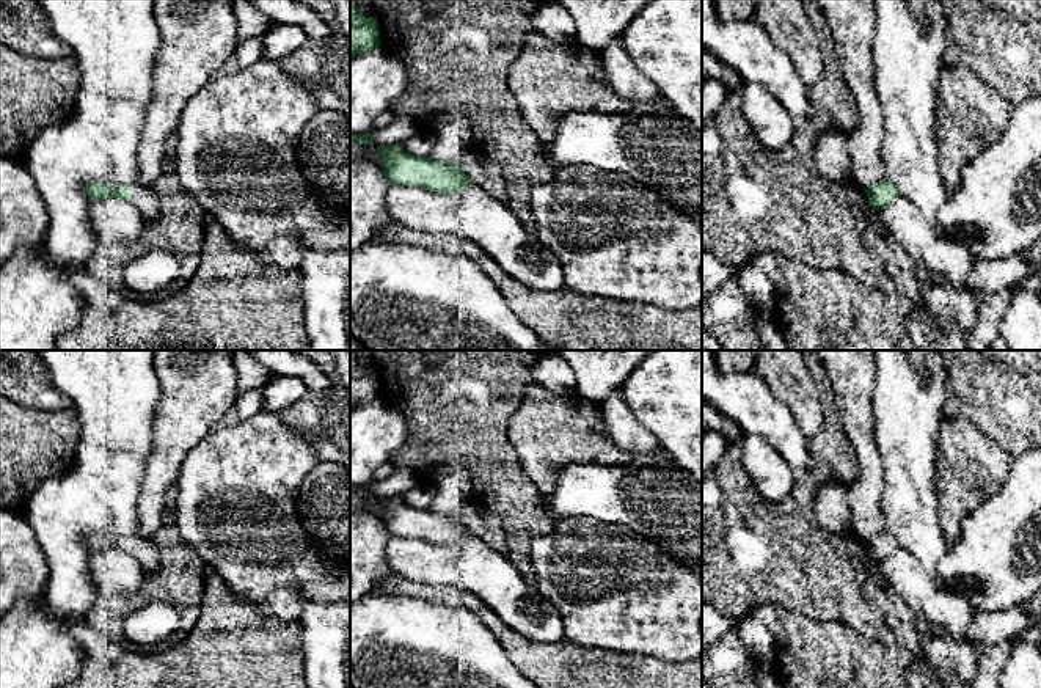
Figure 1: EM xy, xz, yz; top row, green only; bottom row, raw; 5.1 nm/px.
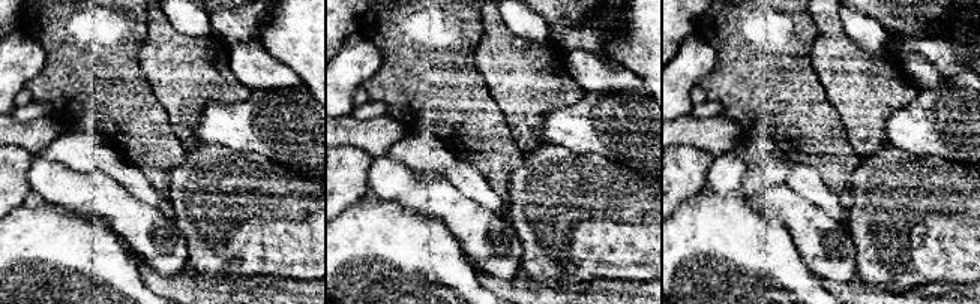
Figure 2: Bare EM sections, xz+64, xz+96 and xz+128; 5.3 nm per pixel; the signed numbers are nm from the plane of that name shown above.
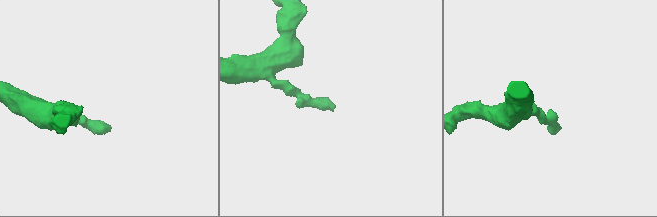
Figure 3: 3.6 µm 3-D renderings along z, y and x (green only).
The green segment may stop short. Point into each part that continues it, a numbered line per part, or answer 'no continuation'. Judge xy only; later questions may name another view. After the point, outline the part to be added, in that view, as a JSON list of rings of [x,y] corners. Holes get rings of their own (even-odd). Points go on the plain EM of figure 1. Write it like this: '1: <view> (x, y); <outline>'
1: xy (145, 550); [[[130,537],[130,551],[129,551],[140,564],[143,573],[155,573],[160,565],[160,553],[155,545],[154,537]]]

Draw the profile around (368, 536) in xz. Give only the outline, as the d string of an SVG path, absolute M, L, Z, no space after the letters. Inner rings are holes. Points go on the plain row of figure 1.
M361 511L350 514L350 605L375 591L389 572L385 558L388 540L380 517Z

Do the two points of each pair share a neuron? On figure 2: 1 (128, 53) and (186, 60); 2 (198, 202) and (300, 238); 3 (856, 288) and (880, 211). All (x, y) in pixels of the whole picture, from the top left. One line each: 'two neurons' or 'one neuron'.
1: two neurons
2: one neuron
3: two neurons

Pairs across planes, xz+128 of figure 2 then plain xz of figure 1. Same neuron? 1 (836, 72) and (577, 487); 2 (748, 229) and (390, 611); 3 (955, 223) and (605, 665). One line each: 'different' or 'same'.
1: different
2: same
3: different

